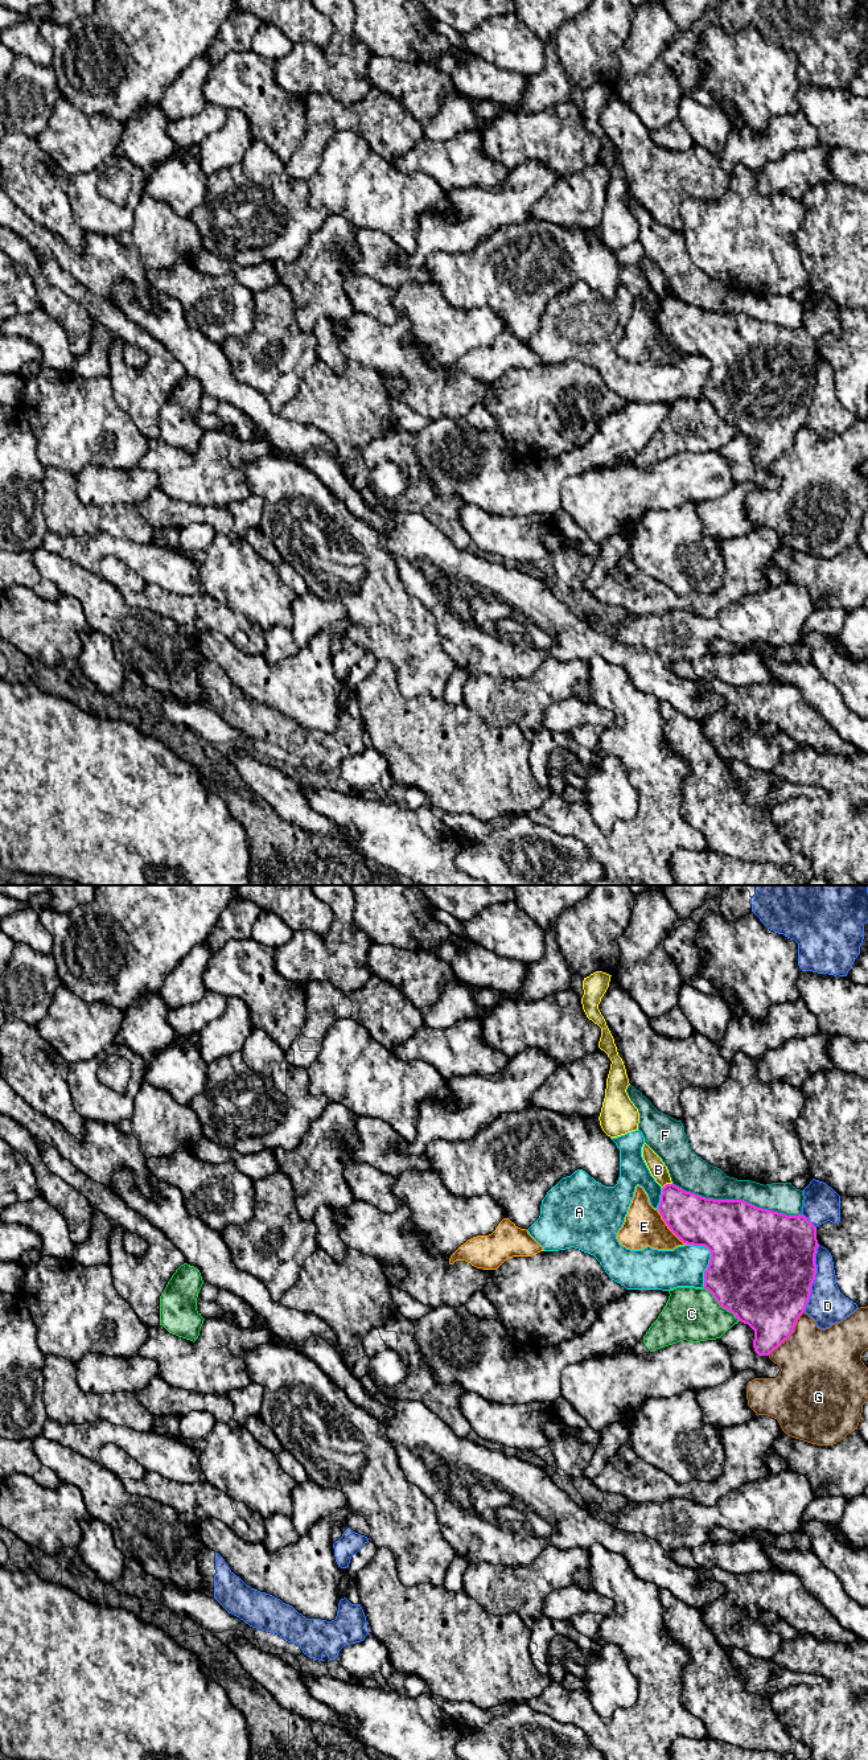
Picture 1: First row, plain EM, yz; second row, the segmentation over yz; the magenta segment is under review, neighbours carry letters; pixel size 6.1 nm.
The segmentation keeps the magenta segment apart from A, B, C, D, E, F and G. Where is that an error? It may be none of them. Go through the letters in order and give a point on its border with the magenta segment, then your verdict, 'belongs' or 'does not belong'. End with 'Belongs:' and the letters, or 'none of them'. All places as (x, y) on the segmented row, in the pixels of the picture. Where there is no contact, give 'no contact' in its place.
A: yz (711, 1258) | does not belong
B: yz (666, 1184) | does not belong
C: yz (720, 1304) | does not belong
D: yz (814, 1278) | does not belong
E: yz (669, 1228) | does not belong
F: yz (737, 1200) | does not belong
G: yz (790, 1333) | does not belong
Belongs: none of them

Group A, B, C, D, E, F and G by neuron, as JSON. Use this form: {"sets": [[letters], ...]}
{"sets": [["A"], ["B"], ["C"], ["D"], ["E"], ["F"], ["G"]]}

